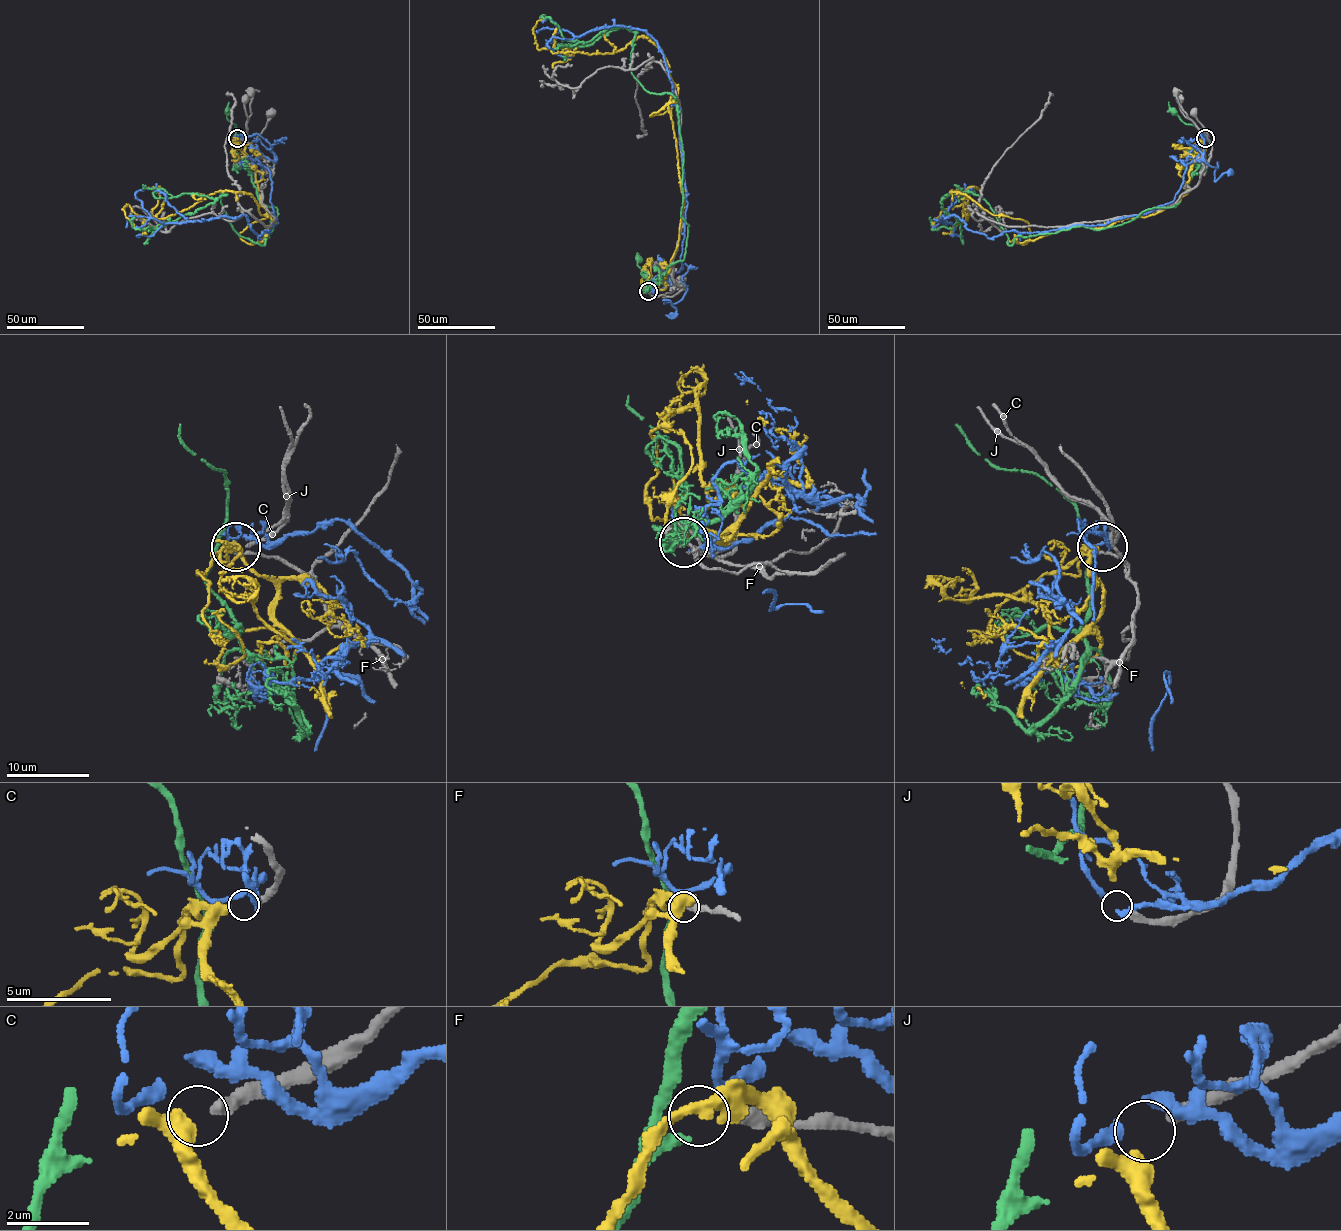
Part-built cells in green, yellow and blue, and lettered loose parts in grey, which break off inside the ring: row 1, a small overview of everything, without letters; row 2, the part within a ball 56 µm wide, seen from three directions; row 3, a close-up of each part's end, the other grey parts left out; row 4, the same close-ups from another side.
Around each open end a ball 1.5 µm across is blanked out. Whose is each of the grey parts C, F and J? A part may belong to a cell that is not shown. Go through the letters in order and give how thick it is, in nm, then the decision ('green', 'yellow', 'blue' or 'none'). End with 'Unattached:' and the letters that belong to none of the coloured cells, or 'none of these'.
C: 320 nm | yellow
F: 340 nm | none
J: 320 nm | none
Unattached: F, J

